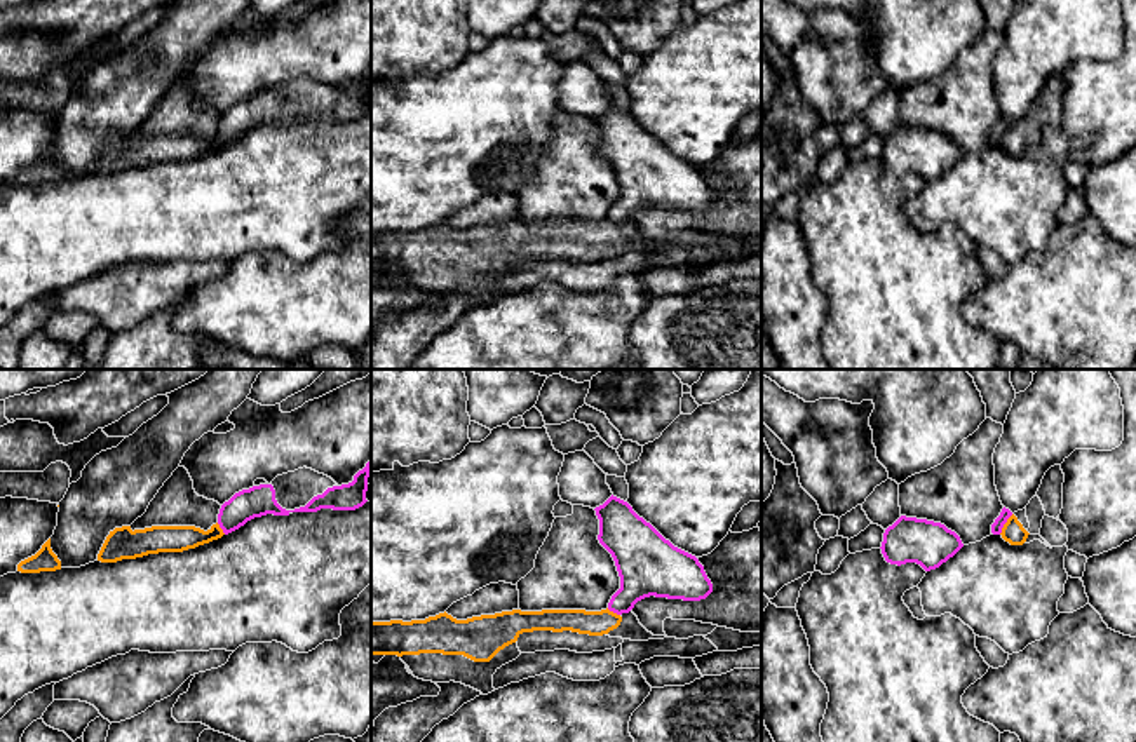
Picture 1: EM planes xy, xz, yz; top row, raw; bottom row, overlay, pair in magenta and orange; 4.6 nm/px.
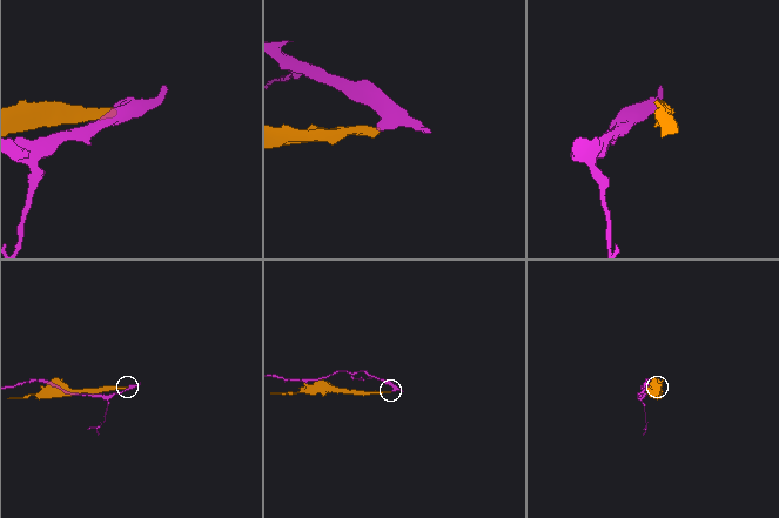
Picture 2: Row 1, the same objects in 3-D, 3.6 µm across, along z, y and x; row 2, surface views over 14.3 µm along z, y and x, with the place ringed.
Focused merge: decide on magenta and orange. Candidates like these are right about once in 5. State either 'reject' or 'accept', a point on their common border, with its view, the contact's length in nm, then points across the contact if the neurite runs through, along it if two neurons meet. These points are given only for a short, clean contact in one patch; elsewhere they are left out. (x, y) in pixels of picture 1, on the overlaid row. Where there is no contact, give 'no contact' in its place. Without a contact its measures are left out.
reject; meets magenta in yz at (1004, 523); contact 120 nm long

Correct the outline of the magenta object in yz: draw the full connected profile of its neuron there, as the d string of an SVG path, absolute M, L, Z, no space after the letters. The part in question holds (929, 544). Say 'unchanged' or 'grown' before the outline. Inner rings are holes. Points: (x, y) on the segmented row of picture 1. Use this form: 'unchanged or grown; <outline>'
unchanged; M901 516L885 530L880 549L890 564L916 563L930 571L953 557L962 547L960 536L944 524Z

